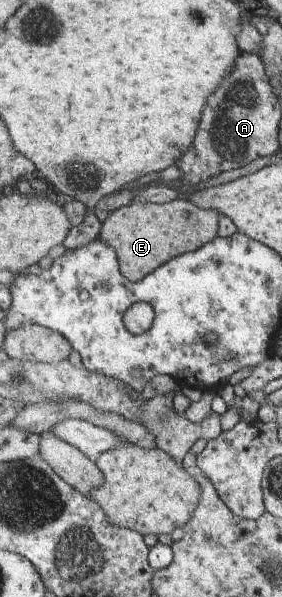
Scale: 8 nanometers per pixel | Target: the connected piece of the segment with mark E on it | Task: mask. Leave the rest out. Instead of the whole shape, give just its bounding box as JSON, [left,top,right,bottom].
[99,199,220,282]

